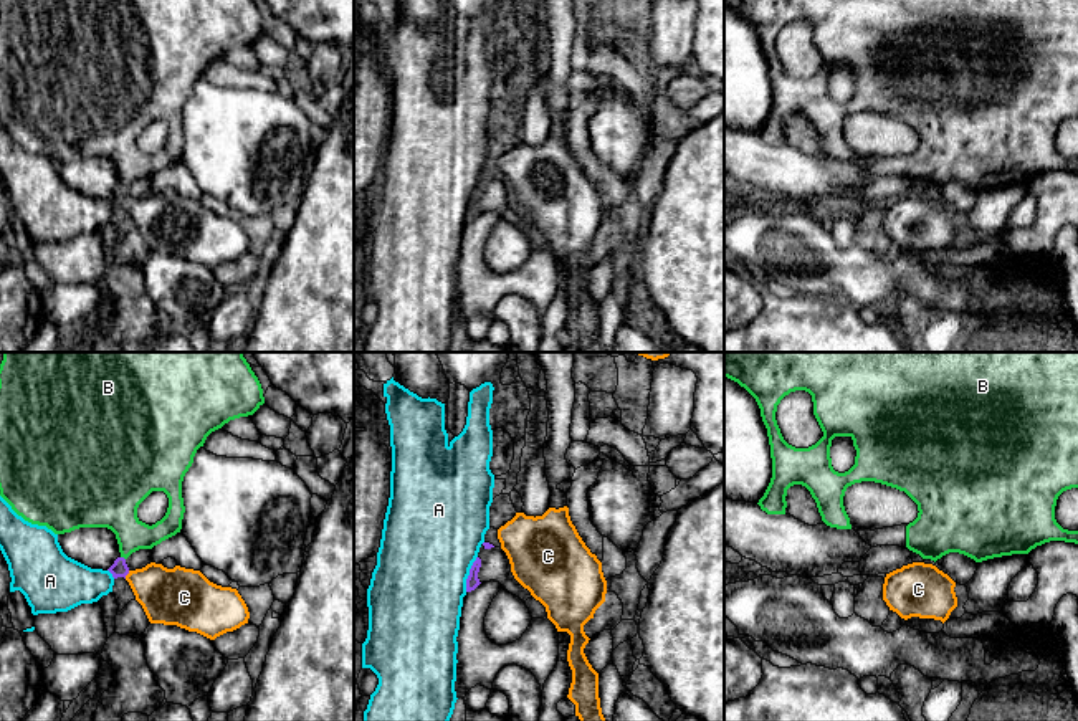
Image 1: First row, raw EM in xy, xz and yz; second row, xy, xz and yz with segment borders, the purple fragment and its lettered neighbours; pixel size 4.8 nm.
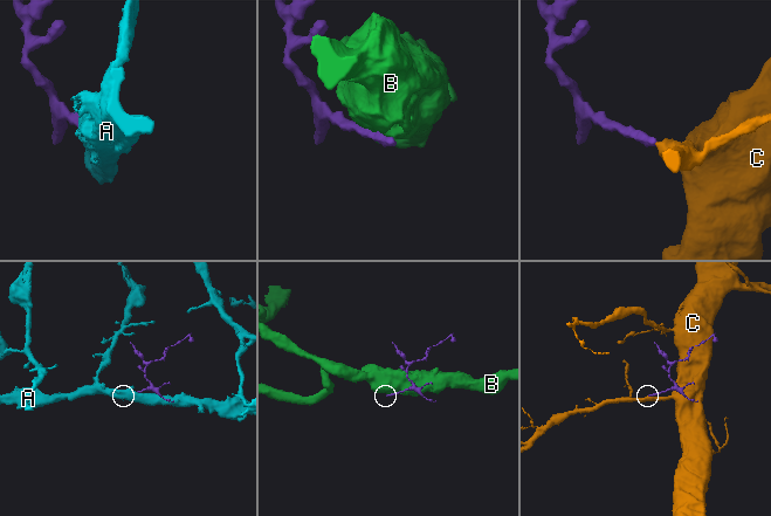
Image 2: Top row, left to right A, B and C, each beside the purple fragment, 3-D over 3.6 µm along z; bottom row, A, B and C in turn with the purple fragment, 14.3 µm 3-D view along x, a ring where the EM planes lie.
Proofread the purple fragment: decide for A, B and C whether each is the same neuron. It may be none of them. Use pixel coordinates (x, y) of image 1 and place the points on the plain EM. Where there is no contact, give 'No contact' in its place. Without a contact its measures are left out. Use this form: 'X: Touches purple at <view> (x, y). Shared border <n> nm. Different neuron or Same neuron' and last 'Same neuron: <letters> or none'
A: Touches purple at xz (470, 204). Shared border 190 nm. Different neuron
B: Touches purple at xy (123, 187). Shared border 30 nm. Different neuron
C: Touches purple at xy (128, 202). Shared border 50 nm. Same neuron
Same neuron: C

